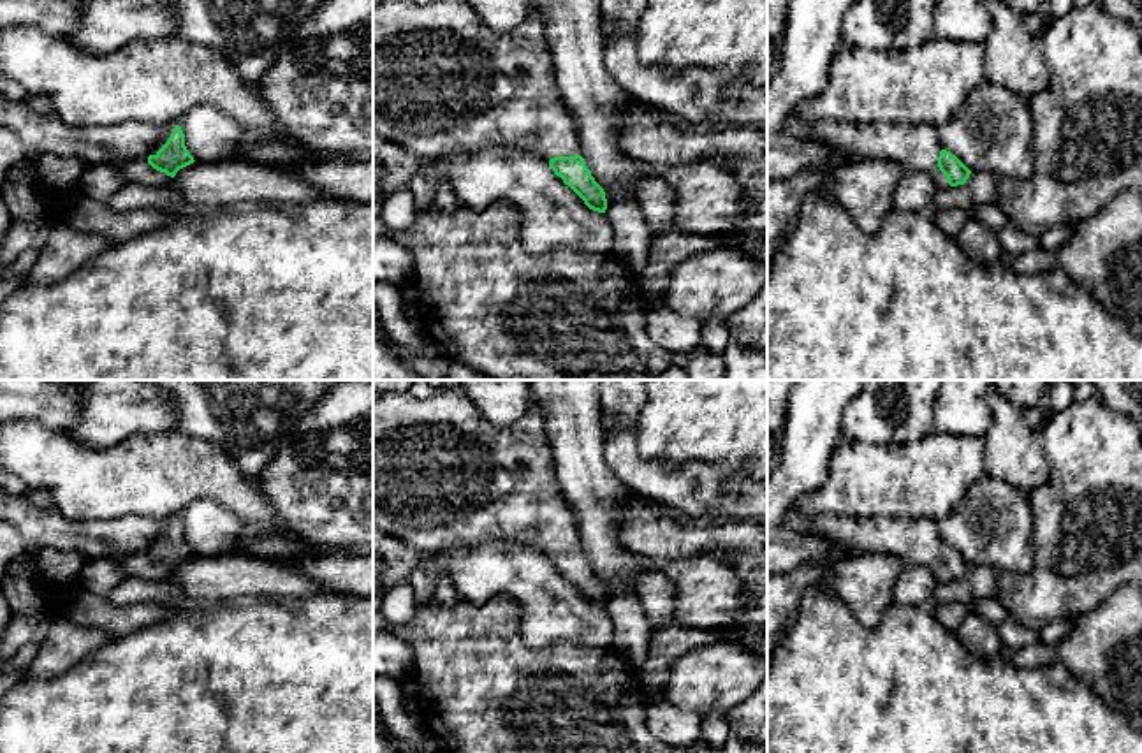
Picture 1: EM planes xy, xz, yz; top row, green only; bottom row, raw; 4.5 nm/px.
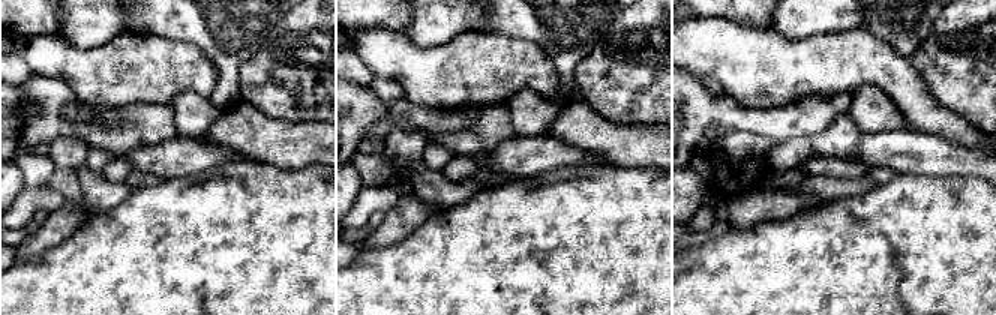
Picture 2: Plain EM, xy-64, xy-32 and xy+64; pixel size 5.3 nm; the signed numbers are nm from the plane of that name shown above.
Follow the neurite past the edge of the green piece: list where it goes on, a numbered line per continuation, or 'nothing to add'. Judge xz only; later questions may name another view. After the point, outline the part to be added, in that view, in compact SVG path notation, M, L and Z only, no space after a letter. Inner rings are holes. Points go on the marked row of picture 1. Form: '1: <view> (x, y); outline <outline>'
1: xz (444, 81); outline M378 0L373 5L373 127L426 158L491 146L545 160L581 155L540 16L498 32L466 0L426 5Z

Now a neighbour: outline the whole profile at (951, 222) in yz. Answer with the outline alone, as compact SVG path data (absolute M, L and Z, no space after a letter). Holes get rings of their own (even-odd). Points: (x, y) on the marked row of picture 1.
M938 209L934 222L950 238L957 238L970 215L963 209Z

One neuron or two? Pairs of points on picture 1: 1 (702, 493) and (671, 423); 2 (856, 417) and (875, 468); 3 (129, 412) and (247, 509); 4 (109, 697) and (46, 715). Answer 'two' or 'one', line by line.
1: two
2: two
3: two
4: one

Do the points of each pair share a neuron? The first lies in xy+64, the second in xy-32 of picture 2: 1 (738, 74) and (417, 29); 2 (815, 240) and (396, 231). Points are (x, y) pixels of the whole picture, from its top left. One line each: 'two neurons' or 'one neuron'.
1: two neurons
2: two neurons

